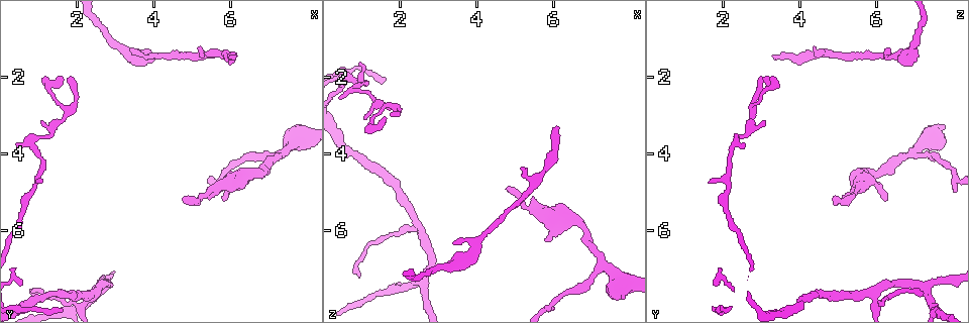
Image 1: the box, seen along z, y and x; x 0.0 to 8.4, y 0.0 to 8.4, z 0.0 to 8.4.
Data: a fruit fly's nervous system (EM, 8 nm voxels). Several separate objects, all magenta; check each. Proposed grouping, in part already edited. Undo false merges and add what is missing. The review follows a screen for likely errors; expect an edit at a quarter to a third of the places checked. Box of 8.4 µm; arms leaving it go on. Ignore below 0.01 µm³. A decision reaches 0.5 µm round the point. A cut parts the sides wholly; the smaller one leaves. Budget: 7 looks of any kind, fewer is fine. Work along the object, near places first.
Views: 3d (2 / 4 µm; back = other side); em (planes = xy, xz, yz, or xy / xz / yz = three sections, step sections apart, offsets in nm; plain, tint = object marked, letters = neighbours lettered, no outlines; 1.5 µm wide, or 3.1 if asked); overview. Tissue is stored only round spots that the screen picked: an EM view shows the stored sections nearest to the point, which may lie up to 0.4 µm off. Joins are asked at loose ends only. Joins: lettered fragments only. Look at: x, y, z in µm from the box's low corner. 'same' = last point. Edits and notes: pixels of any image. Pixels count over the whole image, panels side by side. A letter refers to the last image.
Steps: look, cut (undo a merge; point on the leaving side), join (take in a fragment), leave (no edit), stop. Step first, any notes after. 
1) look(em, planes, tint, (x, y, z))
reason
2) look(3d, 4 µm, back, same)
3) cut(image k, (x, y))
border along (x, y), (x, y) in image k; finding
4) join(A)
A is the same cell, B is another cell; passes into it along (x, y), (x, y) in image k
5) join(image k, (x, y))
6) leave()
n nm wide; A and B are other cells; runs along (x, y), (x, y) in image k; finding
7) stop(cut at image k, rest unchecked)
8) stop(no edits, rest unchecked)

look(3d, 2 µm, back, (6.15, 1.40, 3.35))
thin end

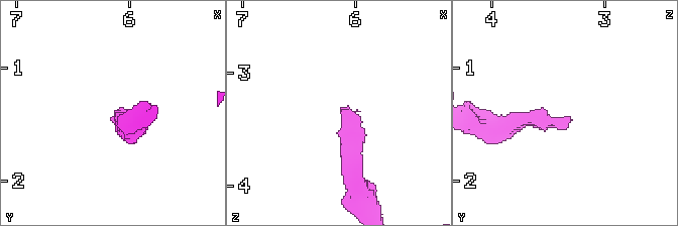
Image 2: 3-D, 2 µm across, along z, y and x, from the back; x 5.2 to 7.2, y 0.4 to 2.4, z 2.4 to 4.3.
look(em, yz, step 4, tint, (6.14, 1.48, 3.28))
need the tissue

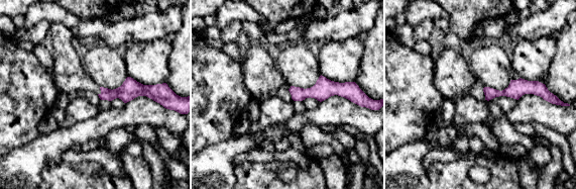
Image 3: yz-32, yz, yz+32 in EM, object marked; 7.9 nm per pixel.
look(em, xz, step 4, letters, same)
cut it another way

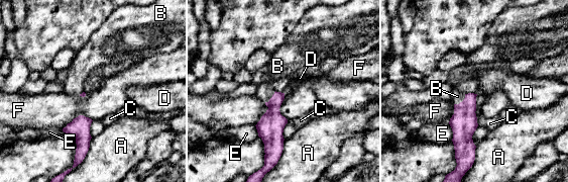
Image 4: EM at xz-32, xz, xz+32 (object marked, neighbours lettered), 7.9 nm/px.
join(B)
B is the same cell, A, C, D, E and F are other cells; passes into it along (463, 122), (462, 101), (457, 96) in image 4; it goes on there

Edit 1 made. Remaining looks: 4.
look(em, planes, letters, (3.45, 1.30, 6.30))
thin end

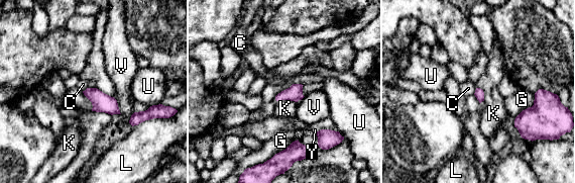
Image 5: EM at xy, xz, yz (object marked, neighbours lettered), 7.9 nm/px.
leave()
C, G, K, L, U, V and Y are other cells; border along (476, 88), (473, 94) in image 5; none of them fits

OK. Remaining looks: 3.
look(3d, 2 µm, (4.80, 5.15, 4.90))
tapers out

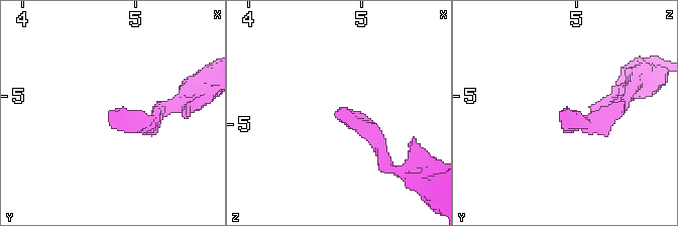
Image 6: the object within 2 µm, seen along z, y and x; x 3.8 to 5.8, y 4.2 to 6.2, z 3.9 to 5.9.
look(em, xz, step 4, tint, (4.78, 5.14, 4.88))
shape alone is not enough

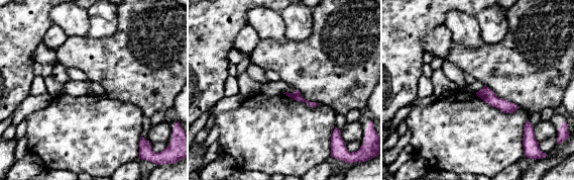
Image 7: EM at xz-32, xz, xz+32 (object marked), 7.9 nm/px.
look(em, planes, letters, same)
cut it another way

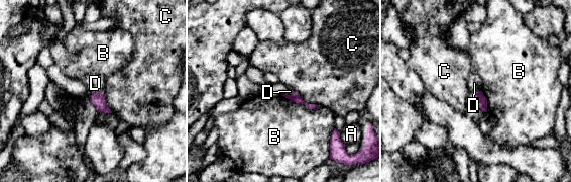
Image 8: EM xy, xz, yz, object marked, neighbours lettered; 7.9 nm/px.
leave()
B touches over 300 nm; A, B, C and D are other cells; border along (102, 90), (92, 92) in image 8; no lettered fragment goes on from it

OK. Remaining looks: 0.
stop(join at image 4, rest unchecked)

